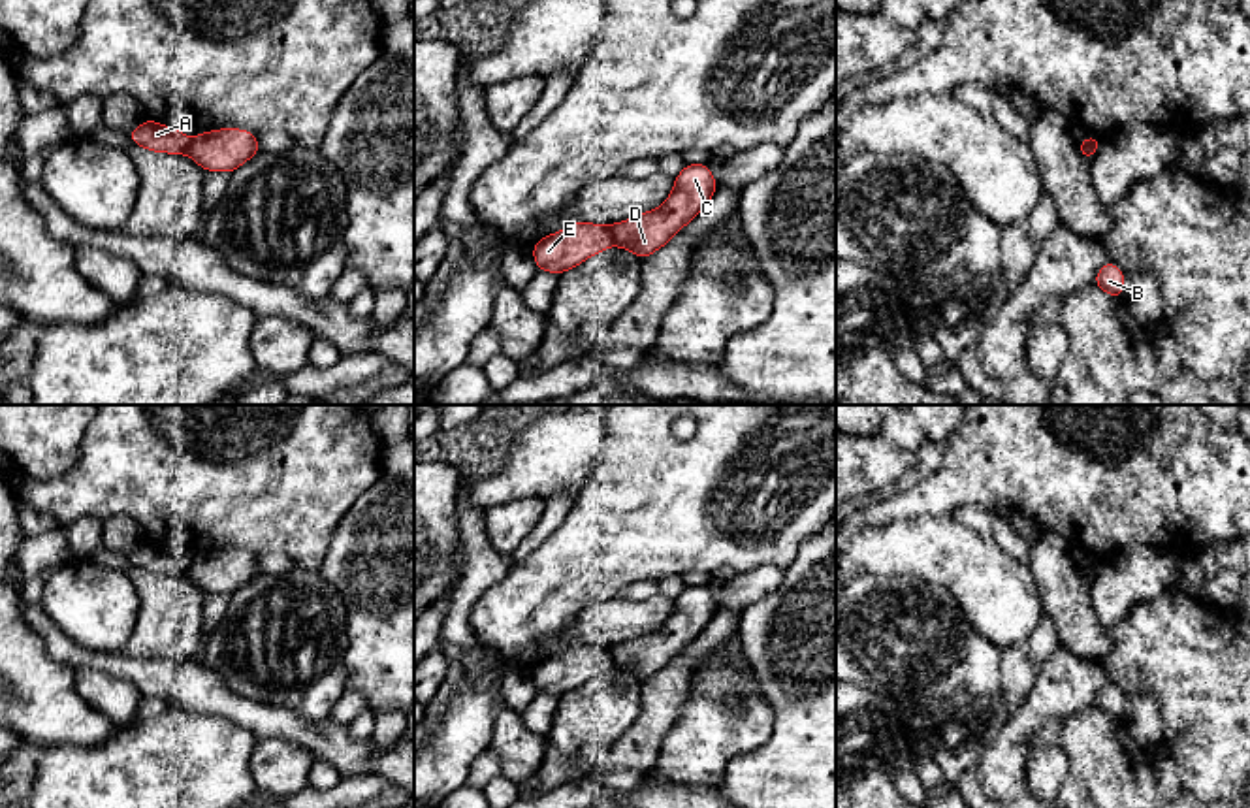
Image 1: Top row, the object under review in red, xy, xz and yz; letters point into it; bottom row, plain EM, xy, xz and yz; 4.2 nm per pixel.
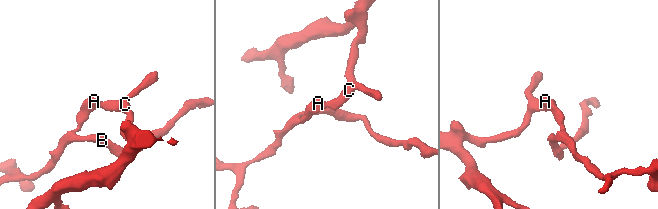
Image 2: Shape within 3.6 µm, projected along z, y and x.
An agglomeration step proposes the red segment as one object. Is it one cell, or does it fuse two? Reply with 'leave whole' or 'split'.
split

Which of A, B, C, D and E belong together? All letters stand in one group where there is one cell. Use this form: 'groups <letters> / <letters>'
groups A B E / C D

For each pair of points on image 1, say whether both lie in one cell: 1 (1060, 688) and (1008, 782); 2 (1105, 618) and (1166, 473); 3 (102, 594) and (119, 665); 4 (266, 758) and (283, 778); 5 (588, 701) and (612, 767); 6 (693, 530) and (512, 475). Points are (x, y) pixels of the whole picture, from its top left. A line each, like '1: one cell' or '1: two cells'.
1: one cell
2: two cells
3: two cells
4: one cell
5: two cells
6: two cells

